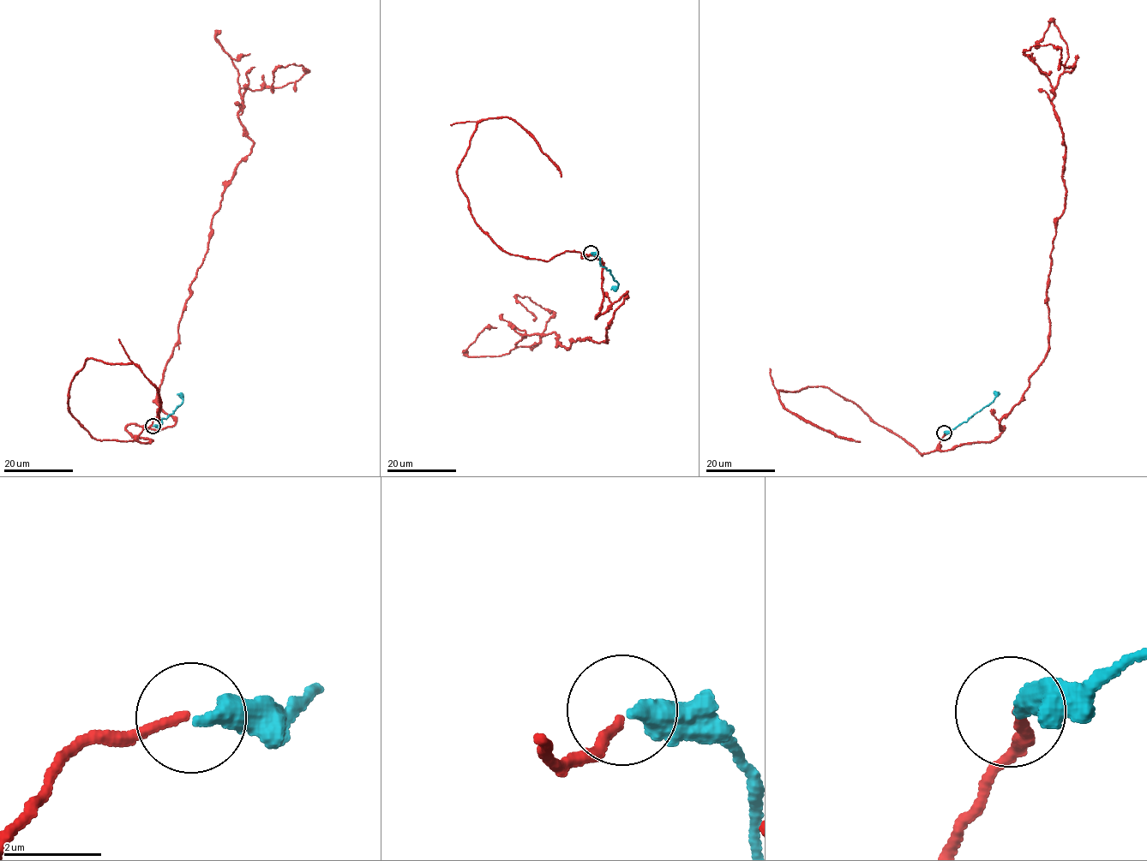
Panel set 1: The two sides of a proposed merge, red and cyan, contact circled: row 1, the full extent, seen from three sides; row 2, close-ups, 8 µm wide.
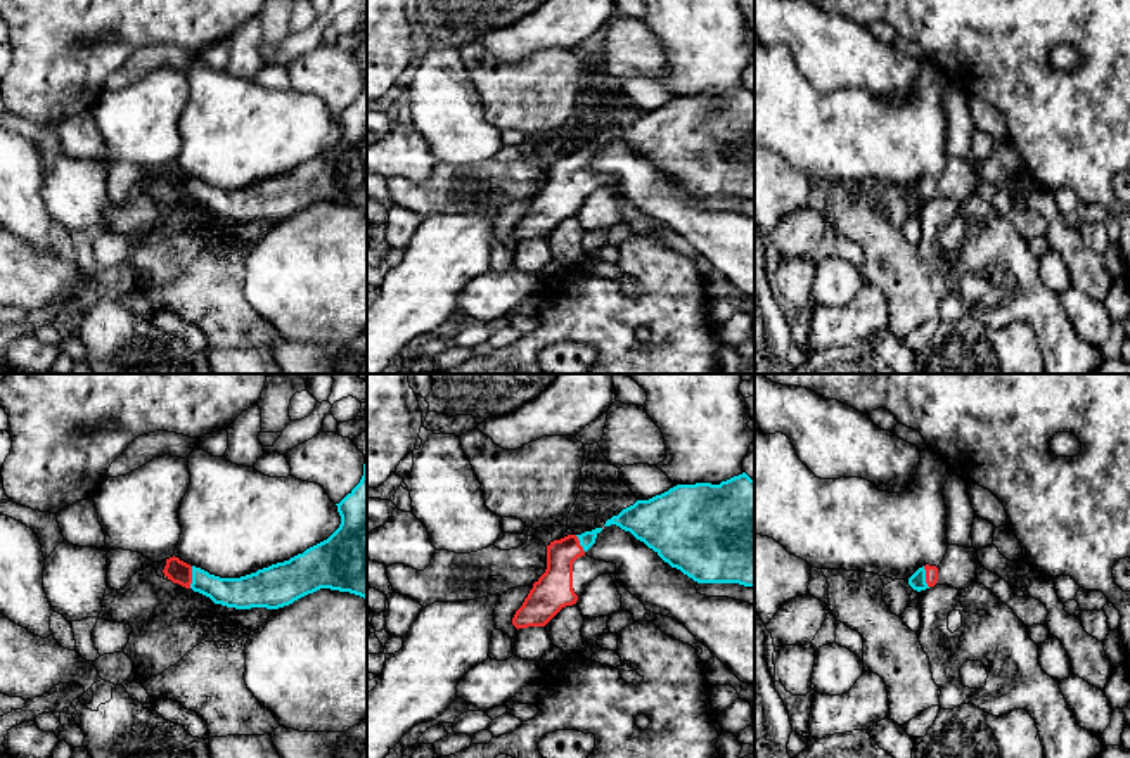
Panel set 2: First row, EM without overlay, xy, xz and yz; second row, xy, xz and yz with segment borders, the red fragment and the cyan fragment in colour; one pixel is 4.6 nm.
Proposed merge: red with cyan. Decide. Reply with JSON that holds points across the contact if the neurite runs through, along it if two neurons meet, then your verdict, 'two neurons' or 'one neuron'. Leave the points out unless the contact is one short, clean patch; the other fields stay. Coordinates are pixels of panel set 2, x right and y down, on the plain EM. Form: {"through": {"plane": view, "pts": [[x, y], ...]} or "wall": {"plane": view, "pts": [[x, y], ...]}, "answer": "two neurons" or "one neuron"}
{"through": {"plane": "xy", "pts": [[179, 184], [191, 189], [220, 203], [241, 205]]}, "answer": "one neuron"}

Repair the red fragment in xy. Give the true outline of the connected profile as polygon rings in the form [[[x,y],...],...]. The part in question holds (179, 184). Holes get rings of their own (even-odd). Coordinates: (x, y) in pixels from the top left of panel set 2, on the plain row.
[[[367,69],[360,95],[336,118],[339,140],[289,173],[241,190],[220,190],[173,168],[166,171],[163,185],[215,216],[235,222],[279,222],[320,201],[367,213]]]

